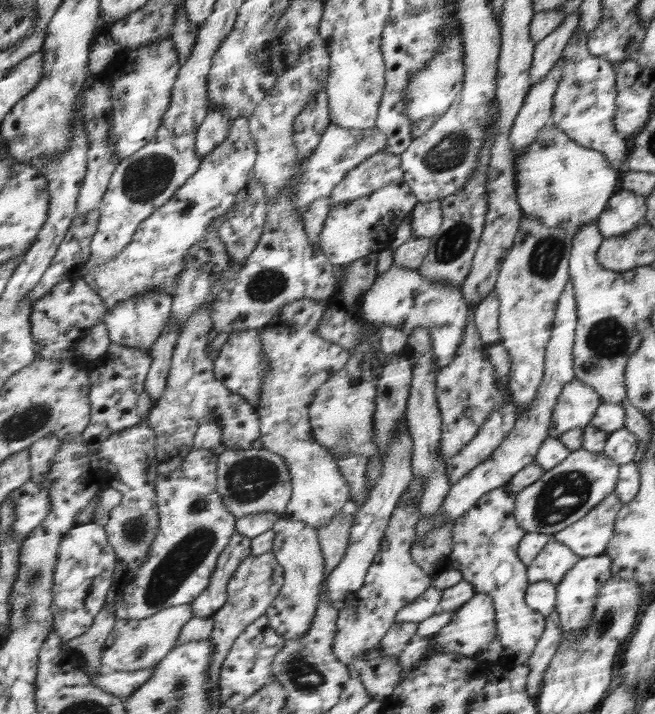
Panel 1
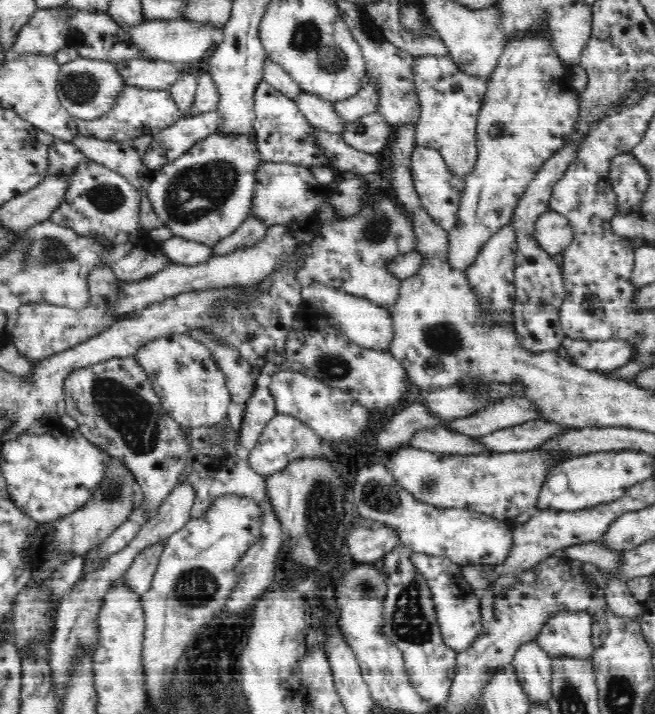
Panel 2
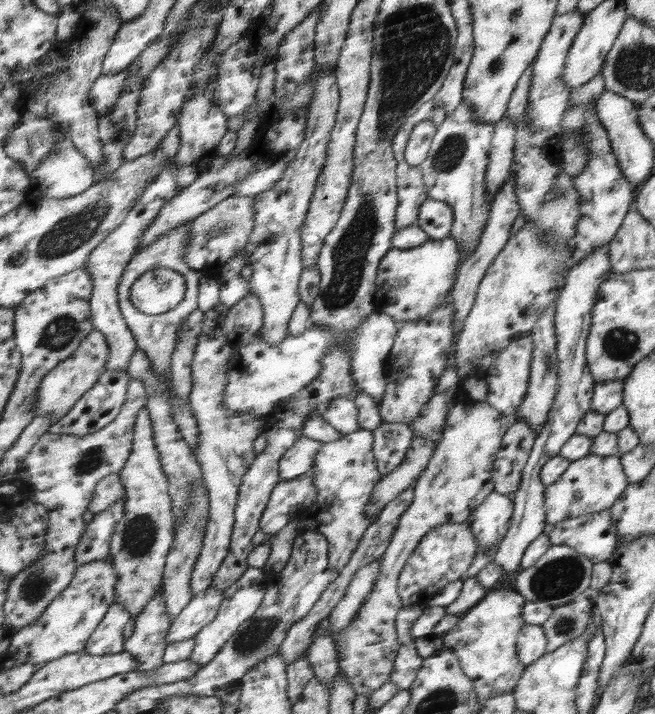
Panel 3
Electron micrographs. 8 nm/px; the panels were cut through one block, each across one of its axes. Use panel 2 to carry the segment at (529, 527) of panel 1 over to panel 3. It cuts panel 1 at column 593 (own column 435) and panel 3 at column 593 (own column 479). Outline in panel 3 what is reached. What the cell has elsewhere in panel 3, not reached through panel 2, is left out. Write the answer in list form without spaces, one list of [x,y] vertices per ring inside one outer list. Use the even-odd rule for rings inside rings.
[[[589,454],[571,461],[560,478],[546,488],[547,524],[556,525],[569,518],[610,509],[626,492],[628,485],[622,458],[618,455],[605,457]]]

